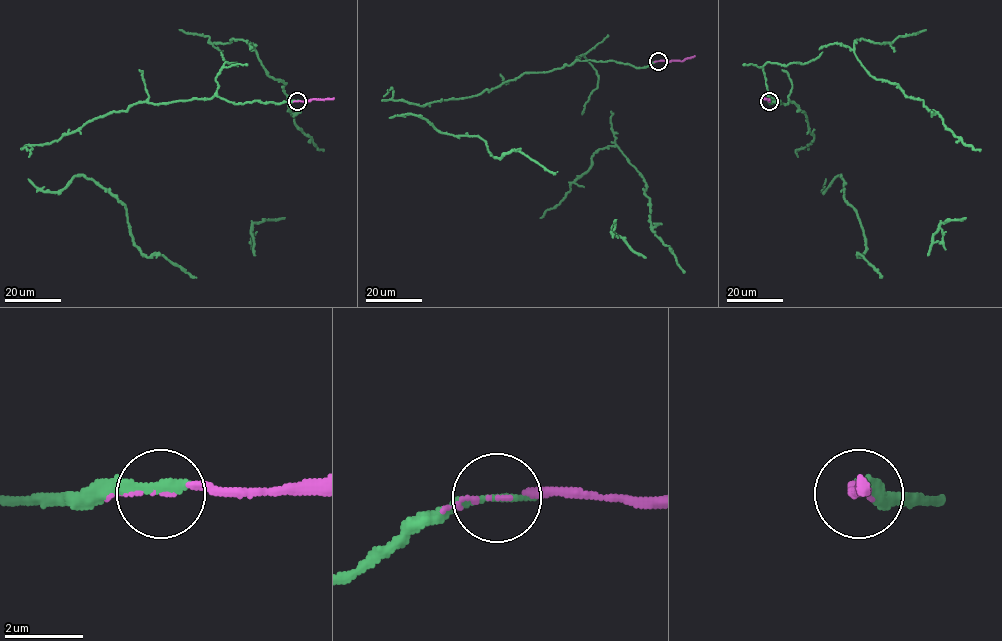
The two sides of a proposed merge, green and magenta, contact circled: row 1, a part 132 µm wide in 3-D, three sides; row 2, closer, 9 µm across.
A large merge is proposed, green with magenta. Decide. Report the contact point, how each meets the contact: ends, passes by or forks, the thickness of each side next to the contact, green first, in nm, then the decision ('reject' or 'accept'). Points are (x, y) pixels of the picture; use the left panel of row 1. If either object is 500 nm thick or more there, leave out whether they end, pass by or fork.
place (297, 101); green ends; magenta passes by; calibres 260 and 60 nm; accept

